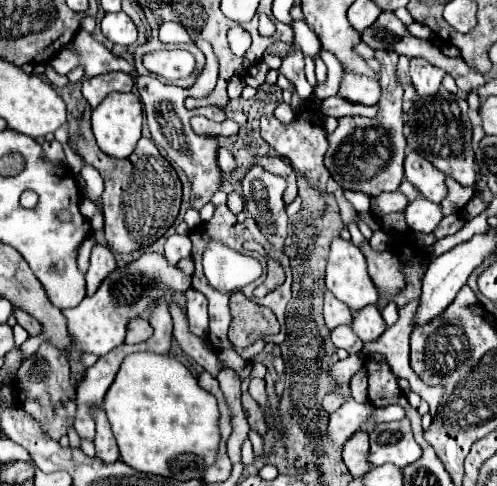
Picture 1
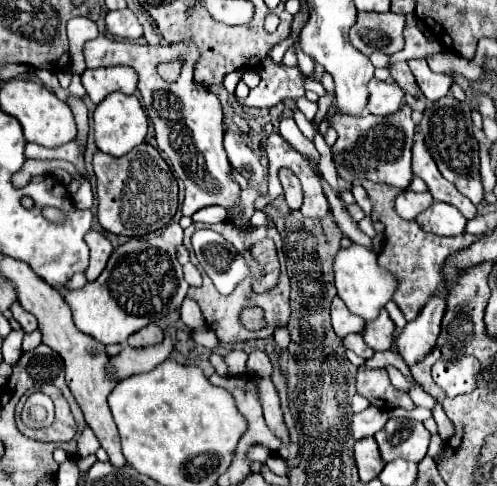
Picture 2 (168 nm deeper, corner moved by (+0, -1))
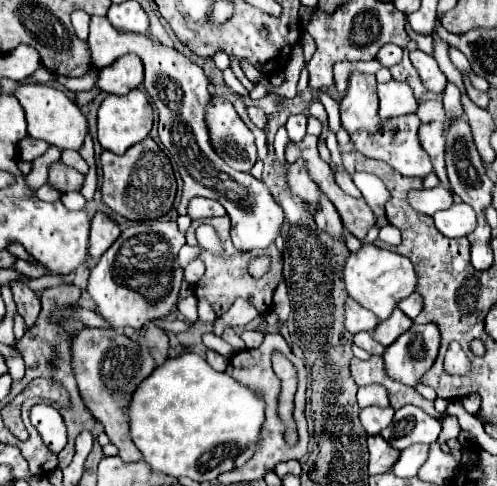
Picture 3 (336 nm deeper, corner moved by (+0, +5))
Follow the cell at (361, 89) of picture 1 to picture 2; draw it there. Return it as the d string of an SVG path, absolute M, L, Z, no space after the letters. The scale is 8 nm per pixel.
M370 79L366 109L372 115L390 115L398 111L402 103L404 103L404 93L396 83Z

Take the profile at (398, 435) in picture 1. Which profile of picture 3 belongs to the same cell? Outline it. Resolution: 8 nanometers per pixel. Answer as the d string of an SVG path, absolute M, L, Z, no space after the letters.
M404 405L394 413L392 423L380 433L392 447L406 449L414 443L434 443L442 431L442 423L420 407Z

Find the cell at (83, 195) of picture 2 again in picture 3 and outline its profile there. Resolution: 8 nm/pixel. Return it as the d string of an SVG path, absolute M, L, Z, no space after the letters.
M64 193L62 197L60 197L60 201L64 203L64 207L68 209L68 211L80 211L80 209L84 209L84 205L86 205L86 199L80 195L80 193Z

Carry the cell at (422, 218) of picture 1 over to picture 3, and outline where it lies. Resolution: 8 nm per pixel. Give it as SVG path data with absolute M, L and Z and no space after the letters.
M454 203L450 209L446 211L438 211L436 215L432 215L436 227L440 233L444 233L446 237L466 237L476 229L476 213L468 203Z

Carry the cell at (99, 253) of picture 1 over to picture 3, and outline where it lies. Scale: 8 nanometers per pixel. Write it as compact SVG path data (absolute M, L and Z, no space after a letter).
M98 211L92 219L92 225L90 225L90 255L92 255L94 263L116 241L118 235L120 235L118 223Z

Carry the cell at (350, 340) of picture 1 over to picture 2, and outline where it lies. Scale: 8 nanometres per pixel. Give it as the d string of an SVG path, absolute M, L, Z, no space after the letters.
M352 333L352 335L346 335L344 339L342 339L342 343L344 343L344 347L346 349L350 349L350 351L354 351L358 357L364 357L364 359L370 359L372 355L374 355L374 351L364 343L364 339L362 339L362 335L360 333Z

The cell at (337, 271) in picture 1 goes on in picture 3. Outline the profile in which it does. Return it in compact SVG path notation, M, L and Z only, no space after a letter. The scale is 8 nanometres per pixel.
M362 245L358 253L350 253L350 257L346 259L344 283L348 295L360 305L364 305L366 309L374 311L376 317L380 319L388 319L396 309L398 301L414 293L416 281L418 281L418 273L406 257L392 253L388 249L380 249L376 245Z

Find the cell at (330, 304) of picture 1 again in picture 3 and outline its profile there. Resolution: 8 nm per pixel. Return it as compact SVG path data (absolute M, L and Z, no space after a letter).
M346 299L346 329L350 333L360 333L360 331L374 331L376 325L380 323L380 319L368 311L366 307L362 307L360 303L356 303L354 299Z

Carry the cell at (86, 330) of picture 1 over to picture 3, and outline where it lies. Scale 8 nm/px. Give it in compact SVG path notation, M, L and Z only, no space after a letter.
M142 221L132 223L128 229L120 233L120 237L110 245L110 249L100 257L100 261L92 267L86 291L98 305L100 315L110 323L112 329L134 327L140 329L144 323L166 317L176 309L176 299L182 283L182 269L178 265L178 251L184 245L184 235L178 231L176 221Z

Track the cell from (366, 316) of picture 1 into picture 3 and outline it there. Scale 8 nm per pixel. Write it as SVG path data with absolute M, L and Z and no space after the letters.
M396 309L390 319L380 321L380 325L372 331L372 337L374 337L376 341L380 341L384 347L388 347L388 345L392 345L402 333L406 333L408 327L412 327L412 319L406 317L400 309Z

